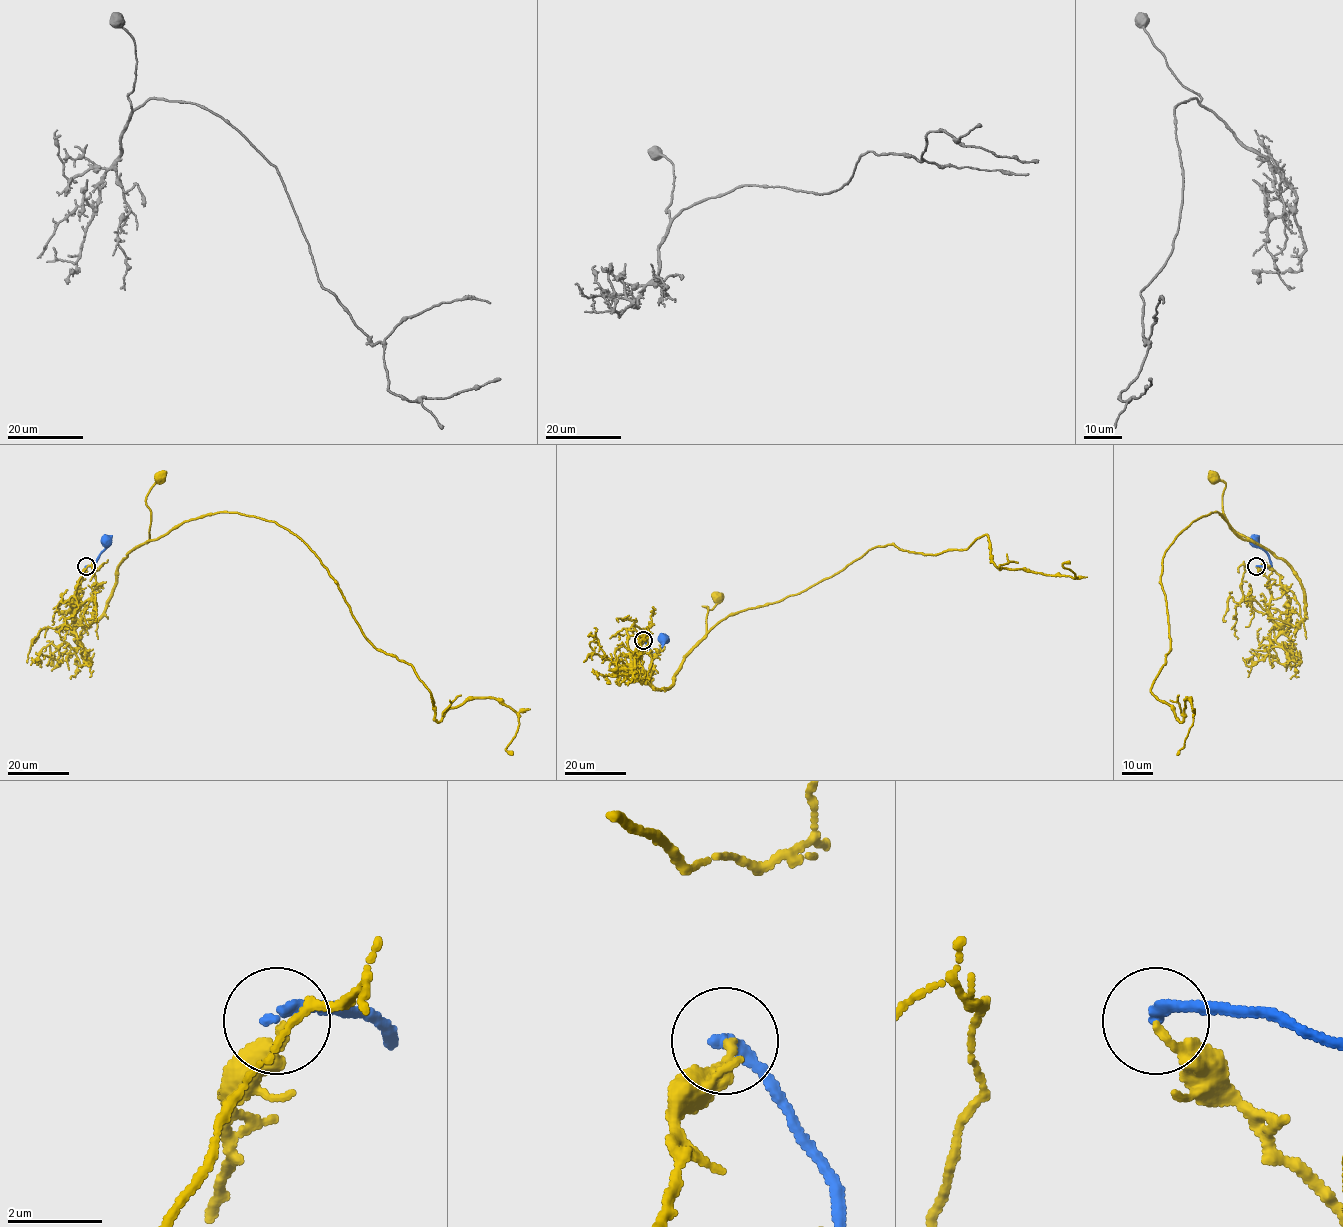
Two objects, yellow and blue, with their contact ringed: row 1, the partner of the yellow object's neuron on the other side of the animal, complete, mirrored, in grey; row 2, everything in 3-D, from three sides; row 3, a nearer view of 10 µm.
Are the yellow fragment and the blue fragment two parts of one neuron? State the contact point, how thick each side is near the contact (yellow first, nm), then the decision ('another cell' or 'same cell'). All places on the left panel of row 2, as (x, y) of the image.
at (86, 566); 190 nm thick on the yellow side, 260 nm on the other; another cell

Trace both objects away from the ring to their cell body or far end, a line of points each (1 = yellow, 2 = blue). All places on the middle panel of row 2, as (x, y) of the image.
1: (643, 640), (632, 666), (642, 680), (666, 688), (706, 634), (702, 606), (712, 609), (717, 598)
2: (643, 640), (651, 655), (662, 645), (662, 638)

